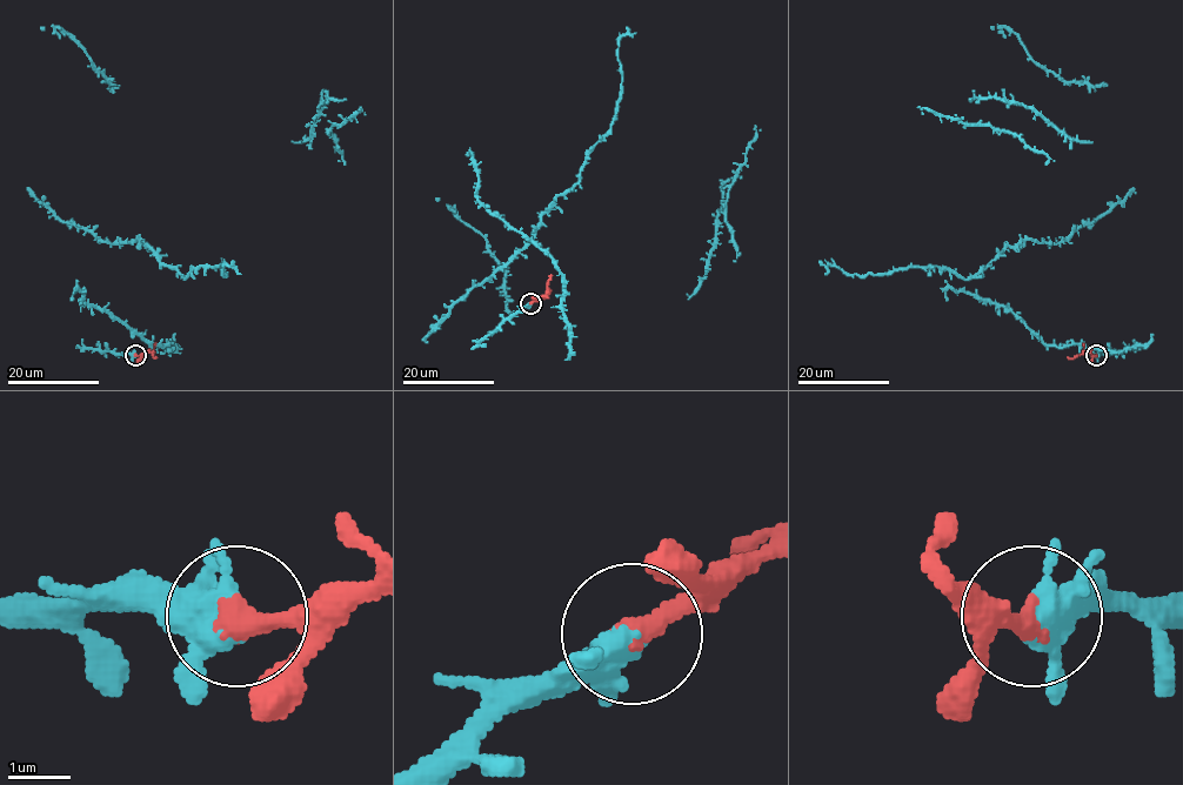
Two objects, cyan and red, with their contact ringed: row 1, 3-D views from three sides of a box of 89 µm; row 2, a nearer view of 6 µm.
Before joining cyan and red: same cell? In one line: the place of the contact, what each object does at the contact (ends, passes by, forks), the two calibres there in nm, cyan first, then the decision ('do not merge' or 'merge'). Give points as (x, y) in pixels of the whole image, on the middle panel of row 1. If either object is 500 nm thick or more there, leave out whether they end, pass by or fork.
place (530, 303); cyan forks; red ends; calibres 360 and 400 nm; merge

